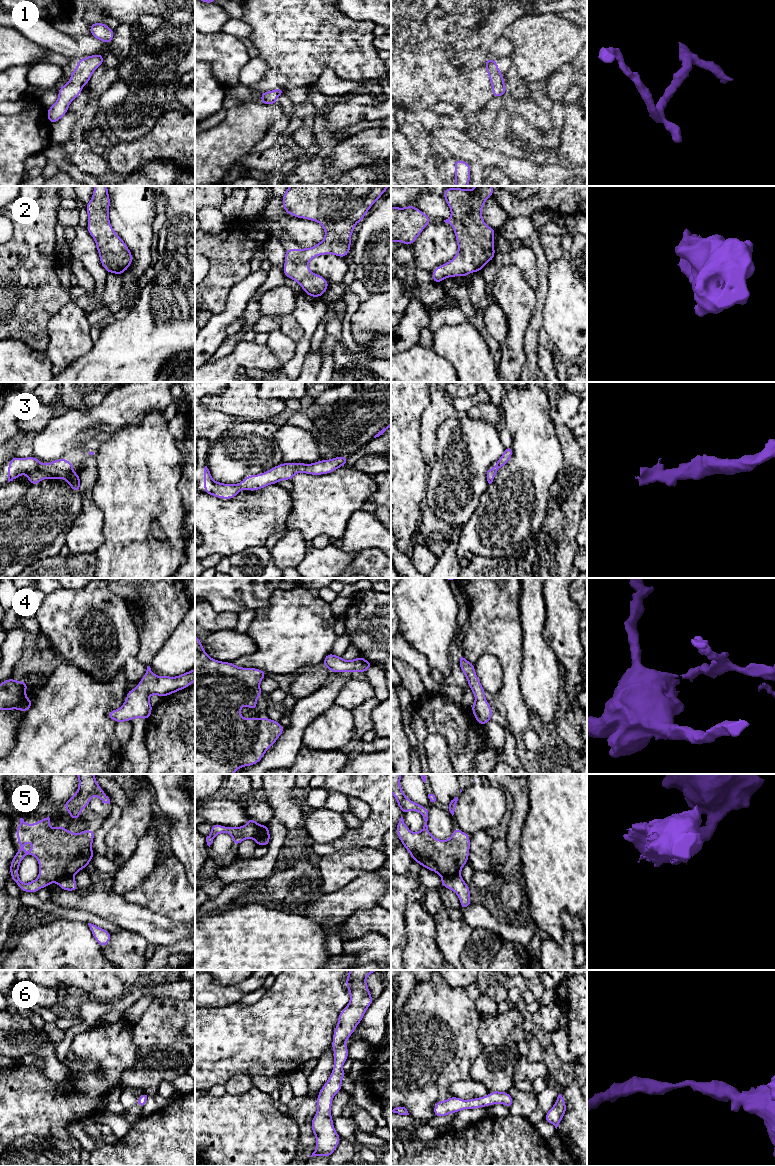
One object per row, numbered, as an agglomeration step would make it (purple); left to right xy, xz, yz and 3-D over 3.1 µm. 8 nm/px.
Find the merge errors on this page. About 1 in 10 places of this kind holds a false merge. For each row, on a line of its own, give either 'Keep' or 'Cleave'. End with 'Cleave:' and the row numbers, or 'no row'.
1: Keep
2: Keep
3: Keep
4: Keep
5: Cleave
6: Keep
Cleave: 5

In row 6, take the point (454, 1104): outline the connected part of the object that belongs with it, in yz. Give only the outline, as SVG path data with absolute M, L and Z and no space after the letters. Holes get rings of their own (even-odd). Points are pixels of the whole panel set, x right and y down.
M493 1091L487 1096L463 1100L452 1096L445 1101L437 1101L434 1104L434 1117L446 1116L464 1109L476 1109L495 1104L504 1104L510 1109L513 1106L513 1098L508 1092Z

